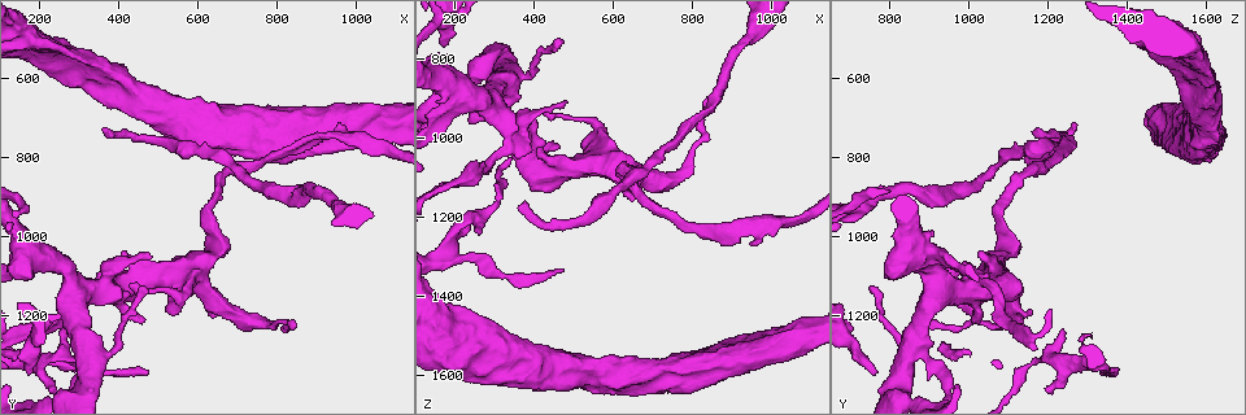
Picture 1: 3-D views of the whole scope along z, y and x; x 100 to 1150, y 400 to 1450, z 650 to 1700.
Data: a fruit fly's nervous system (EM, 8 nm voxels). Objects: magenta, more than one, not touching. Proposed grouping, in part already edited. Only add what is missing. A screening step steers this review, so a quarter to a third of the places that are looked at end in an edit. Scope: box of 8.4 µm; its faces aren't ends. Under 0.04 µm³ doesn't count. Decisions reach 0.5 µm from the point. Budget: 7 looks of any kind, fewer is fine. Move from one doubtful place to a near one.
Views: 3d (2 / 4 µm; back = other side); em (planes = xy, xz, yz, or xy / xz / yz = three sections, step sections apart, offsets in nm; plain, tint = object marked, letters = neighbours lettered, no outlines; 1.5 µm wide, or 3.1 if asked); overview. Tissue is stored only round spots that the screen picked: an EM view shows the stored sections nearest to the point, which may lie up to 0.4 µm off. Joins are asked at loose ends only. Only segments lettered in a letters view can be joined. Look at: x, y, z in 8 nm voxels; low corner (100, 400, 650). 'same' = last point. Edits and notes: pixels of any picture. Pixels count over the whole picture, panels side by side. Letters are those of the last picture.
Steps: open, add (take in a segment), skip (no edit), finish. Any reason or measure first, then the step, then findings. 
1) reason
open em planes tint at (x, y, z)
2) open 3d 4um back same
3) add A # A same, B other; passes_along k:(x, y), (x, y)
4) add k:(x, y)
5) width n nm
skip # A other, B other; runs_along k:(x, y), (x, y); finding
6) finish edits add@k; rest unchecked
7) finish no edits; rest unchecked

thin end
open em xz step 8 letters at (950, 730, 1275)

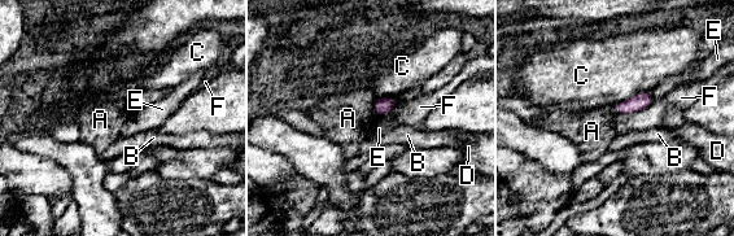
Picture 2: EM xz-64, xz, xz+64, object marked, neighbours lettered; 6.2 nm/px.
another direction
open em planes letters same

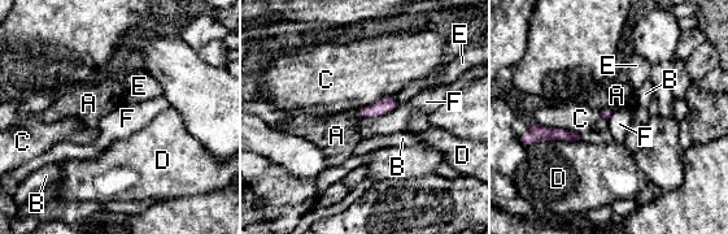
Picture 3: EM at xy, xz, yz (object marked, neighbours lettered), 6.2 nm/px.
longest_contact D 320 nm
skip # A other, B other, C other, D other, E other, F other; no lettered segment goes on from it

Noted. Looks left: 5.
tapers out
open em xz step 4 letters at (365, 720, 1170)

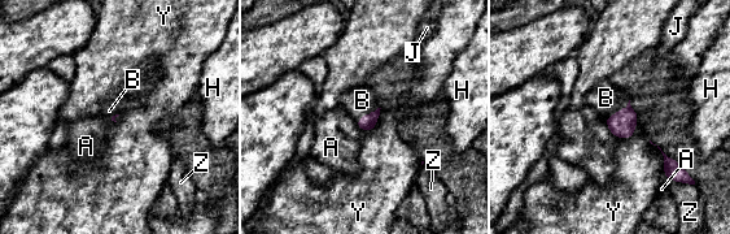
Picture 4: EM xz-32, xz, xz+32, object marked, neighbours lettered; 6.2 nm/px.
another direction
open em planes letters same

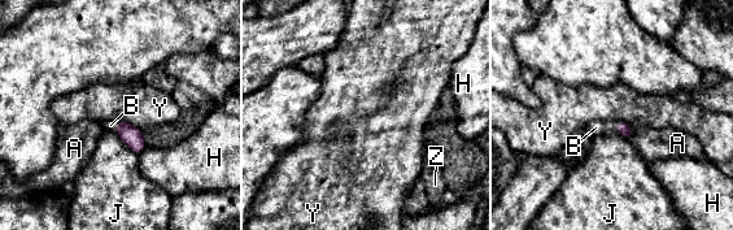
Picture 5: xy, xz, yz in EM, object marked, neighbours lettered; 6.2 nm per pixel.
add B # A other, B same, H other, J other, Y other, Z other; passes_along 5:(624, 129), (616, 126), (596, 127); the neuron continues

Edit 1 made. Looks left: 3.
finish edits add@5; rest unchecked

